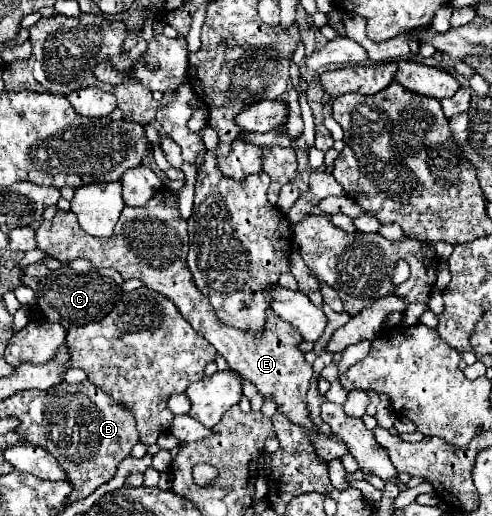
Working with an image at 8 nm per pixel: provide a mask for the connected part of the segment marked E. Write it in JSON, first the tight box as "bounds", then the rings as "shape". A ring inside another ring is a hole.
{"bounds":[37,189,347,461],"shape":[[[161,189],[145,207],[125,207],[123,213],[121,213],[121,219],[117,221],[117,227],[115,227],[115,235],[109,237],[109,239],[97,239],[97,237],[91,237],[87,235],[79,223],[77,223],[77,217],[73,213],[67,213],[67,211],[57,211],[57,215],[51,219],[51,221],[43,221],[41,227],[37,229],[37,247],[43,249],[49,257],[57,259],[57,261],[73,261],[73,259],[87,259],[91,261],[93,267],[101,269],[101,267],[107,267],[107,269],[115,269],[123,275],[123,279],[139,279],[145,287],[153,289],[153,291],[159,291],[159,293],[165,293],[167,299],[171,299],[177,309],[181,311],[181,315],[191,323],[191,327],[201,335],[205,337],[215,349],[217,353],[221,353],[229,367],[237,373],[241,373],[245,379],[249,379],[263,397],[271,397],[275,403],[277,403],[277,411],[283,413],[291,423],[299,425],[305,433],[309,433],[309,439],[317,451],[317,457],[321,457],[323,461],[331,461],[331,459],[341,459],[345,453],[347,453],[347,447],[345,443],[339,439],[339,437],[327,437],[319,431],[319,427],[311,421],[309,417],[309,409],[307,409],[307,389],[309,389],[309,381],[311,381],[311,365],[305,361],[303,357],[303,351],[299,349],[299,343],[303,341],[301,333],[297,333],[297,329],[293,329],[293,325],[289,325],[289,321],[277,317],[277,313],[273,313],[273,309],[267,309],[267,317],[265,317],[265,327],[263,327],[263,333],[261,333],[261,339],[259,337],[253,337],[251,333],[245,333],[241,329],[233,329],[225,323],[219,321],[219,317],[213,313],[213,307],[209,305],[209,299],[195,287],[195,281],[187,269],[187,251],[189,251],[189,235],[187,235],[187,221],[181,217],[179,213],[179,203],[177,203],[177,195],[171,193],[169,189]]]}

